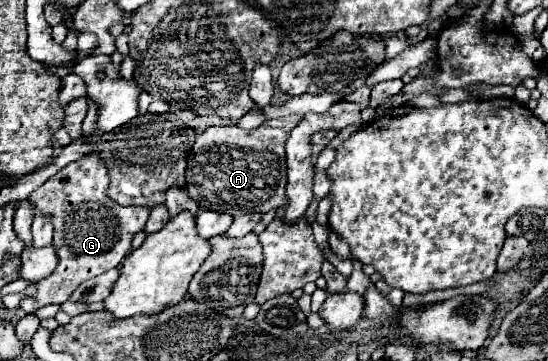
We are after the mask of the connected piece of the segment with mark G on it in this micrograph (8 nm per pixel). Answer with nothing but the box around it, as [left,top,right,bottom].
[20,154,150,314]

